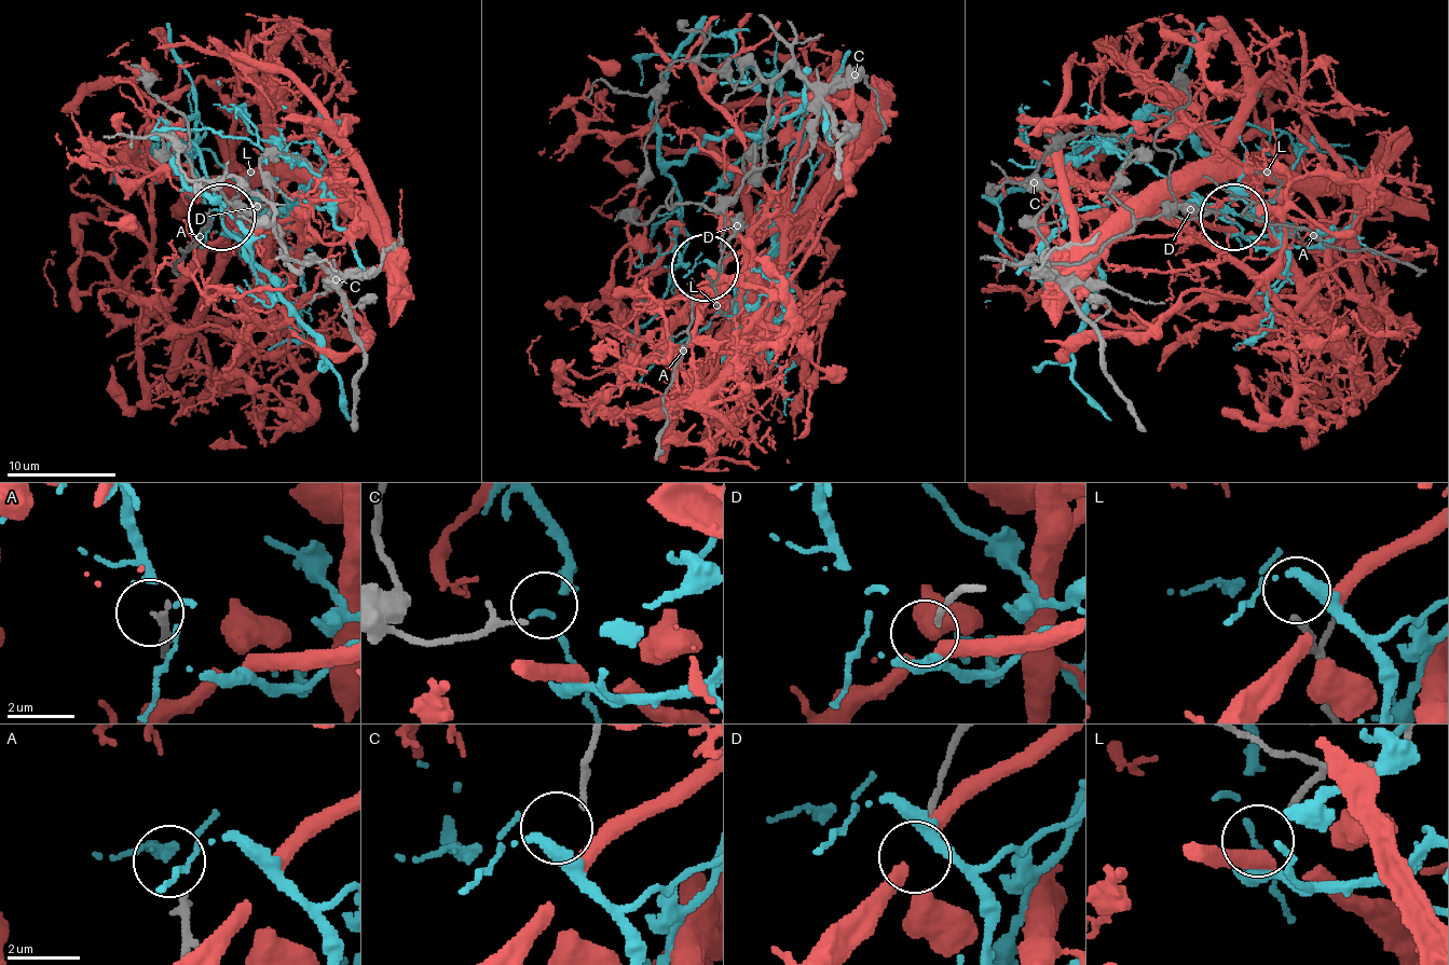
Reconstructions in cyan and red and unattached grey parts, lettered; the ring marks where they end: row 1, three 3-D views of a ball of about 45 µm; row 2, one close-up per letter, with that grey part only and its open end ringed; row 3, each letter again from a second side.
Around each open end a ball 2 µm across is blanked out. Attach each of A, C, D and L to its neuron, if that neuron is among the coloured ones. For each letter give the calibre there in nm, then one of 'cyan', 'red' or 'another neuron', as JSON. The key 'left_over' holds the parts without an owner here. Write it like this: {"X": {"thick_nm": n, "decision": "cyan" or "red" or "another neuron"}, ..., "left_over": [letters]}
{"A": {"thick_nm": 240, "decision": "cyan"}, "C": {"thick_nm": 130, "decision": "another neuron"}, "D": {"thick_nm": 200, "decision": "red"}, "L": {"thick_nm": 190, "decision": "another neuron"}, "left_over": ["C", "L"]}

